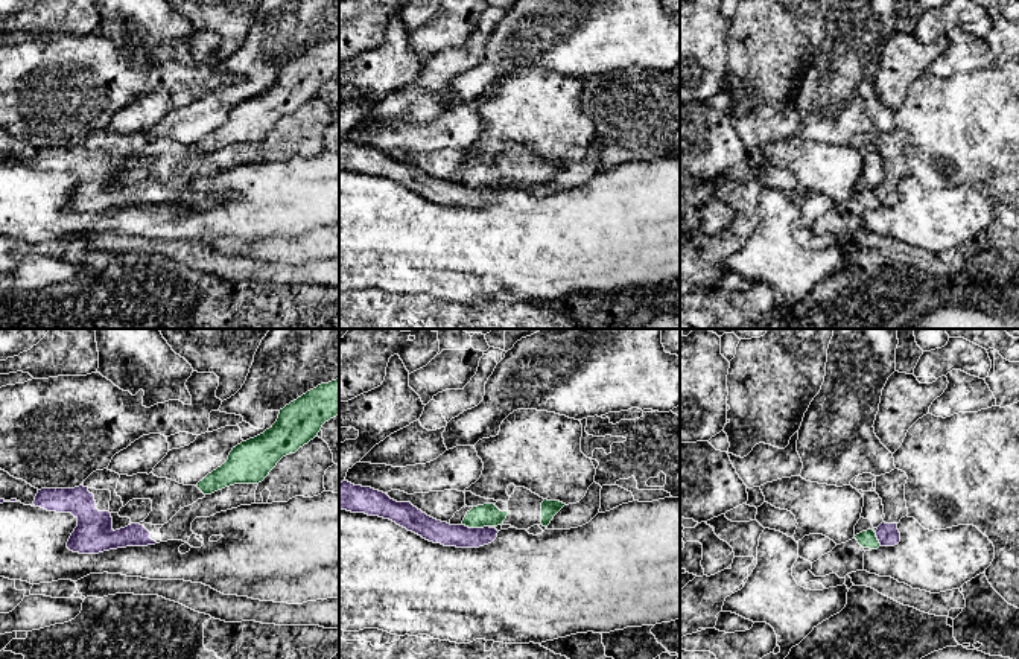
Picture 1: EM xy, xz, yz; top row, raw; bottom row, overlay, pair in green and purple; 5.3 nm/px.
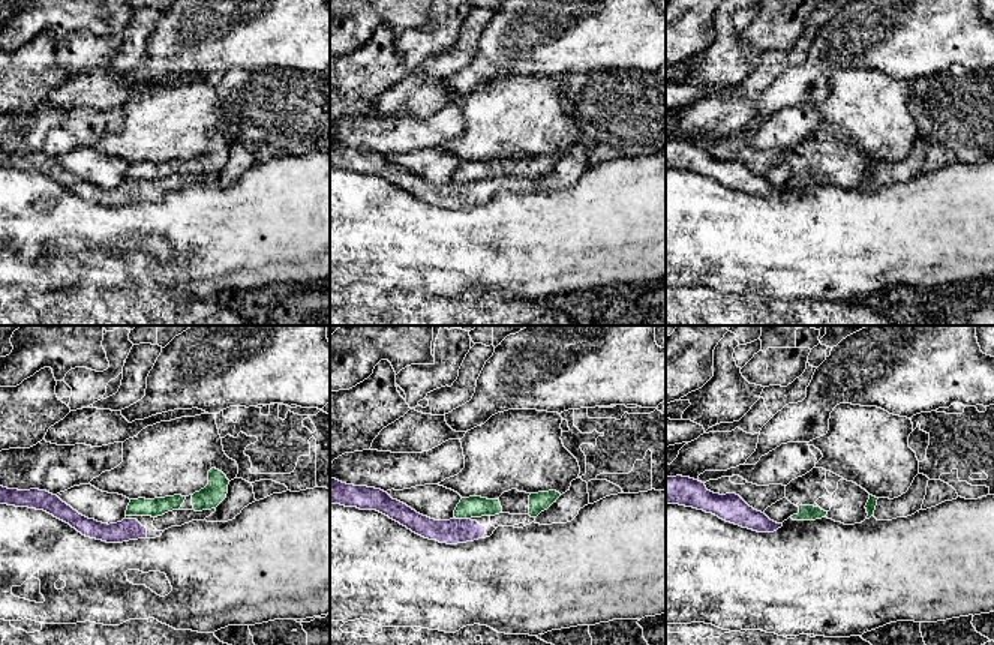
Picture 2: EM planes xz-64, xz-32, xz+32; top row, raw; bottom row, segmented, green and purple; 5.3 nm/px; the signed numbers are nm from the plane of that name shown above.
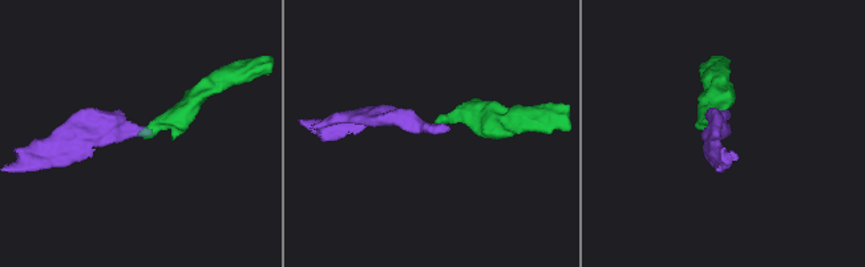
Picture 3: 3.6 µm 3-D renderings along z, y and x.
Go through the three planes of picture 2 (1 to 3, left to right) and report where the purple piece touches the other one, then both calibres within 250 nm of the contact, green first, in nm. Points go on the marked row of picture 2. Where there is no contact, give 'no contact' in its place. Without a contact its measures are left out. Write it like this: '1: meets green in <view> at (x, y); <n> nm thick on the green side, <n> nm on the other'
1: no contact
2: meets green in xz-32 at (462, 518); 110 nm thick on the green side, 140 nm on the other
3: no contact

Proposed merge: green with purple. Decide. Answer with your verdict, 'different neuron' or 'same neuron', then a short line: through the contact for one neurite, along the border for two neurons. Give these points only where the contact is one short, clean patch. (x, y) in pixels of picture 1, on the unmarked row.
different neuron; line xz (463, 183), (469, 186), (488, 186)

